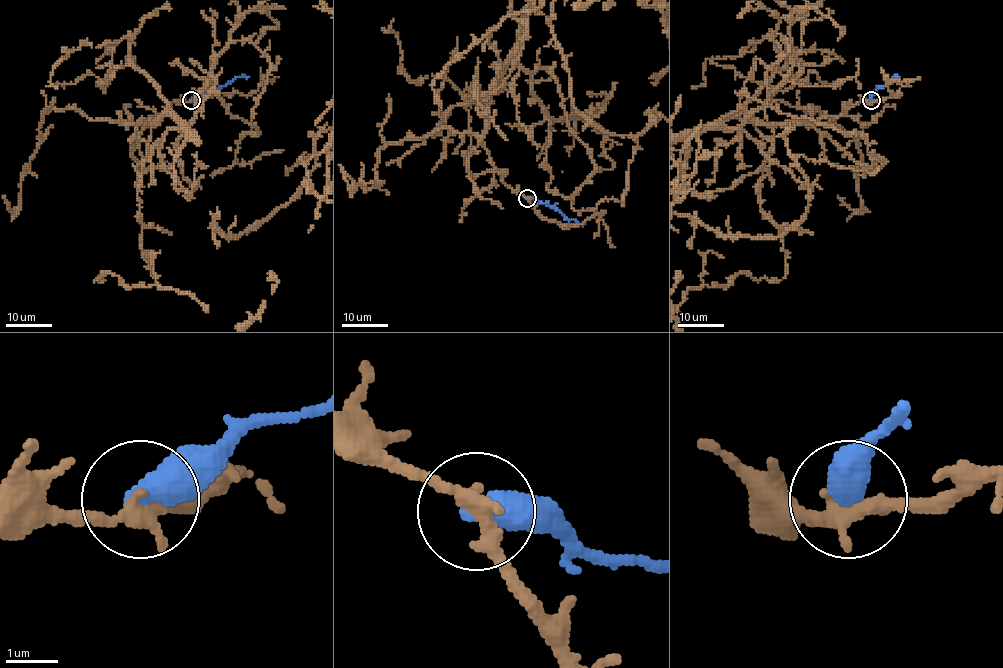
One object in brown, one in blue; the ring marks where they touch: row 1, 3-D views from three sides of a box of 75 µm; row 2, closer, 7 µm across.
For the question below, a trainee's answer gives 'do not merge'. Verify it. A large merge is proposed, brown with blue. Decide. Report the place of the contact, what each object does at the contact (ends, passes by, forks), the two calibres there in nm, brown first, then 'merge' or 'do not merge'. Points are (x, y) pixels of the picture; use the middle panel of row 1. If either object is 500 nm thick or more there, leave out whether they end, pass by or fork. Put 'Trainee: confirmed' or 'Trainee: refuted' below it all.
at (527, 198); 320 nm thick on the brown side, 550 nm on the other; do not merge
Trainee: confirmed

